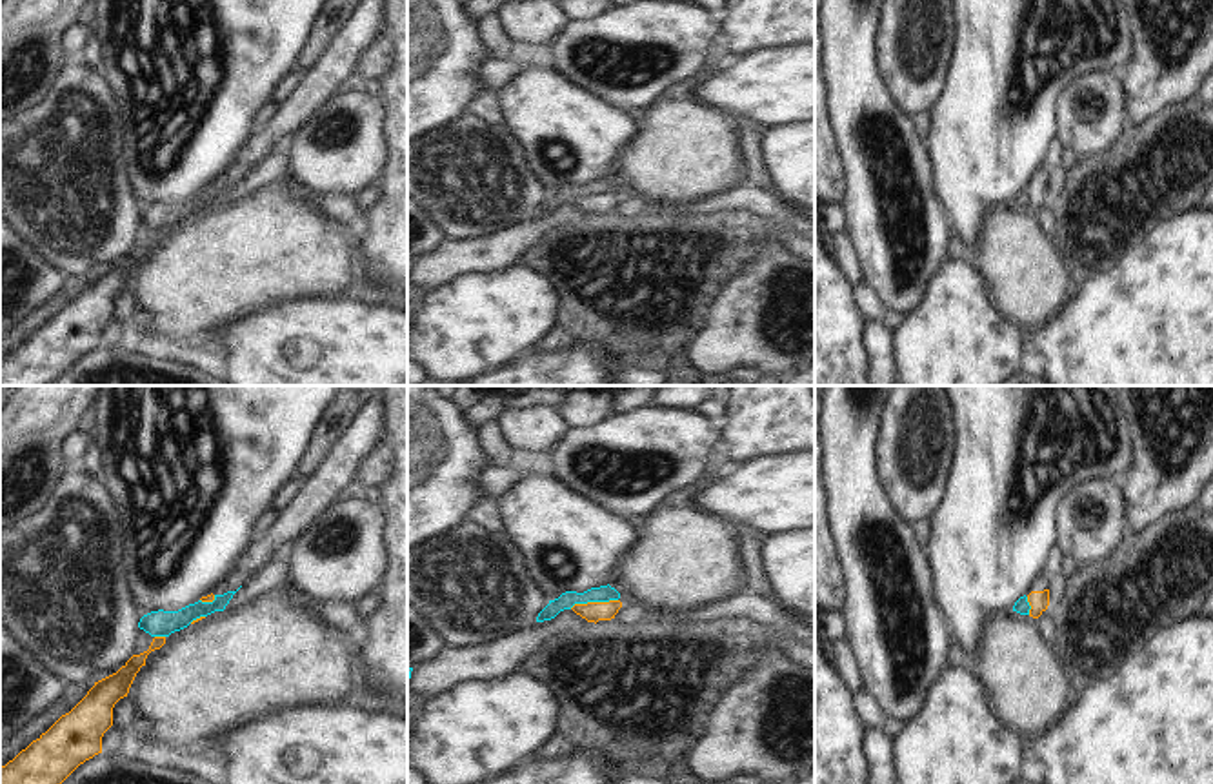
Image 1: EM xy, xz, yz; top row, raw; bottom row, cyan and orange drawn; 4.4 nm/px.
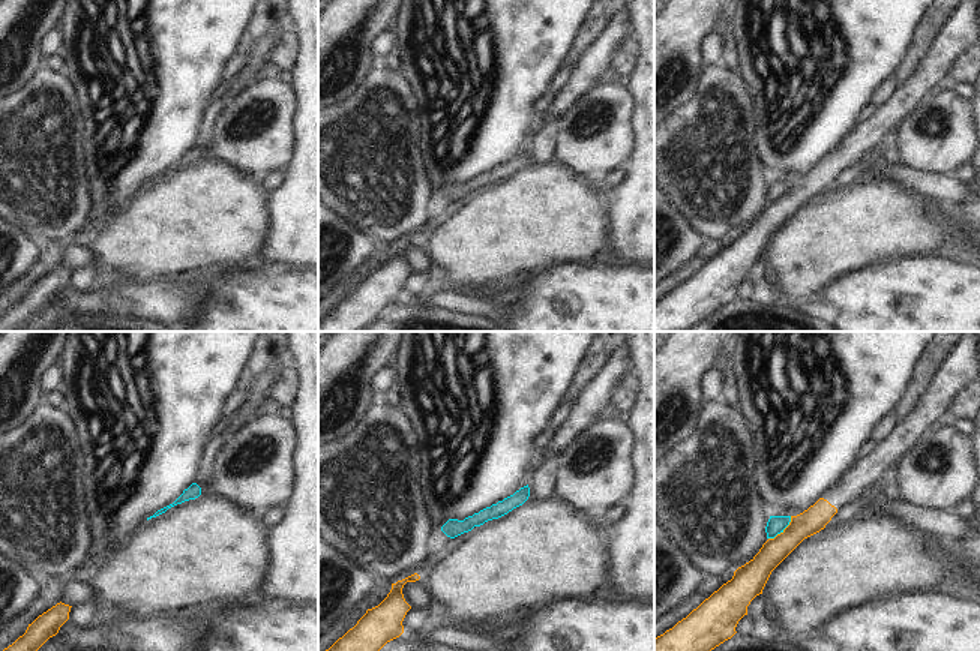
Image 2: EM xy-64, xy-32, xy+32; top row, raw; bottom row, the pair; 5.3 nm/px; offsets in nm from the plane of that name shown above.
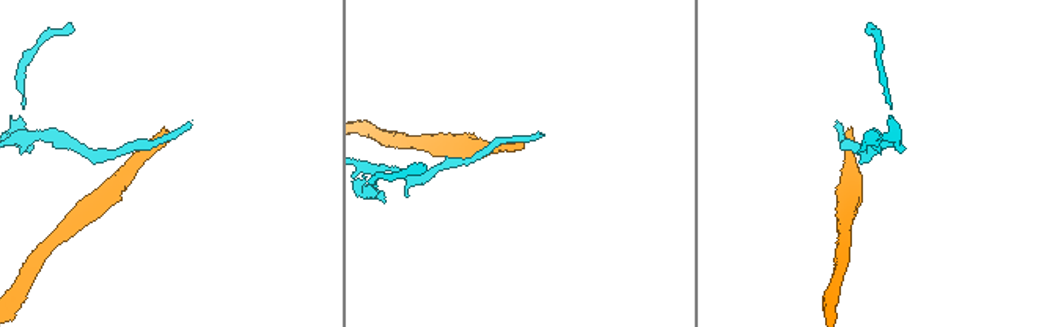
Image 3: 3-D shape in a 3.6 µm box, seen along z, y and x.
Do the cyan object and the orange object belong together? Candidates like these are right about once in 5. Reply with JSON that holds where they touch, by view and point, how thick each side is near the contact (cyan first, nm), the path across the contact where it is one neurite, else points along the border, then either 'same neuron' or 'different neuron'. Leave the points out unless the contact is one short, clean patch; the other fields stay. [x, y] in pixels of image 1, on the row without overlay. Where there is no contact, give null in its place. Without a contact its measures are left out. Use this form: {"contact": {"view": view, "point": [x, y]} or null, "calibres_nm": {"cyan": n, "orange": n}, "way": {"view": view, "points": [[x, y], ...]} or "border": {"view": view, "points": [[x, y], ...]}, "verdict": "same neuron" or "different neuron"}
{"contact": {"view": "xz", "point": [593, 193]}, "calibres_nm": {"cyan": 80, "orange": 90}, "border": {"view": "xz", "points": [[617, 191], [575, 195], [570, 201]]}, "verdict": "different neuron"}

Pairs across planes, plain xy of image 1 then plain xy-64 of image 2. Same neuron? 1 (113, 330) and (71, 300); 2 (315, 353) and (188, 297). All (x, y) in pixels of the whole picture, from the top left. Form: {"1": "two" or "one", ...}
{"1": "two", "2": "two"}

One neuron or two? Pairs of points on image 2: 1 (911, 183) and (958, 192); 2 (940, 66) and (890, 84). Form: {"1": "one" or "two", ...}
{"1": "one", "2": "two"}

